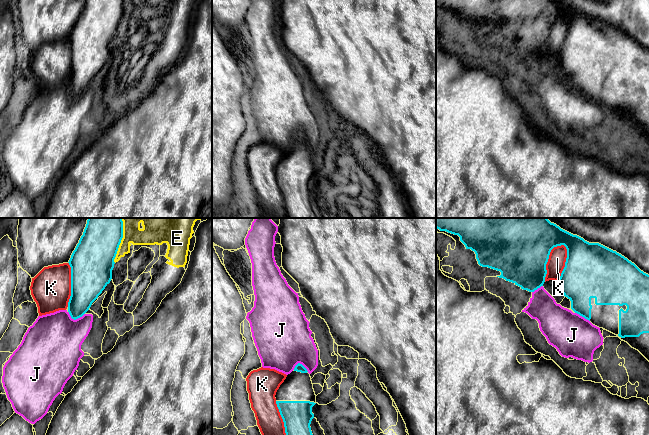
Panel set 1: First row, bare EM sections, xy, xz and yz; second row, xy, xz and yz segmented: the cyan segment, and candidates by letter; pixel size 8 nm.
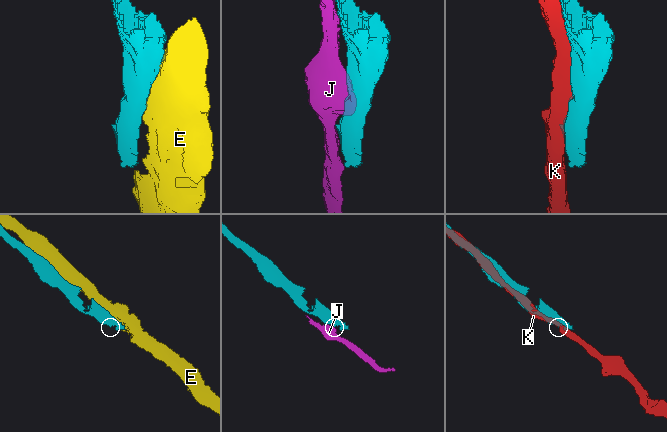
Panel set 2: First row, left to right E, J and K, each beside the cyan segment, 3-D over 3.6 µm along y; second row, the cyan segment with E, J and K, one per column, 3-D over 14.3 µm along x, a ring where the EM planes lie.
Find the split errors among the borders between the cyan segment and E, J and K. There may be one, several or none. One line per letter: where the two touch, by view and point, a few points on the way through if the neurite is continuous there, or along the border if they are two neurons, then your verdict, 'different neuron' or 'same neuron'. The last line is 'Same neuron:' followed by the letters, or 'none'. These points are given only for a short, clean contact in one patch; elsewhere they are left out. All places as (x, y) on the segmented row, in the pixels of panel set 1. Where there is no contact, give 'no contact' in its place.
E: xy (121, 239) | different neuron
J: xy (75, 319) | different neuron
K: yz (547, 260) | different neuron
Same neuron: none

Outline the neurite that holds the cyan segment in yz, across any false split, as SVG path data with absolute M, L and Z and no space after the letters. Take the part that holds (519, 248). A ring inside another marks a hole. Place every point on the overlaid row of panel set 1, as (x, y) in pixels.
M436 218L436 228L458 235L466 249L475 252L480 266L500 271L497 277L529 292L543 286L551 250L564 245L567 258L557 282L571 301L571 309L617 335L649 361L649 275L621 254L589 243L547 218Z

